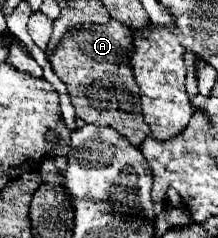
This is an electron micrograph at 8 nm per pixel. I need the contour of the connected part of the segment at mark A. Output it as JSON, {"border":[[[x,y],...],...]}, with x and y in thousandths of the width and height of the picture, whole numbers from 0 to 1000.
{"border":[[[505,84],[495,101],[468,101],[468,109],[376,101],[294,143],[266,202],[229,235],[229,269],[239,269],[239,294],[257,303],[257,319],[303,353],[358,496],[376,496],[394,521],[440,521],[440,529],[505,521],[578,588],[596,588],[596,605],[642,613],[651,588],[670,588],[670,571],[679,571],[679,521],[651,496],[633,353],[615,336],[615,311],[596,303],[596,202],[615,202],[615,168],[596,168],[596,118],[578,118],[541,84]]]}

